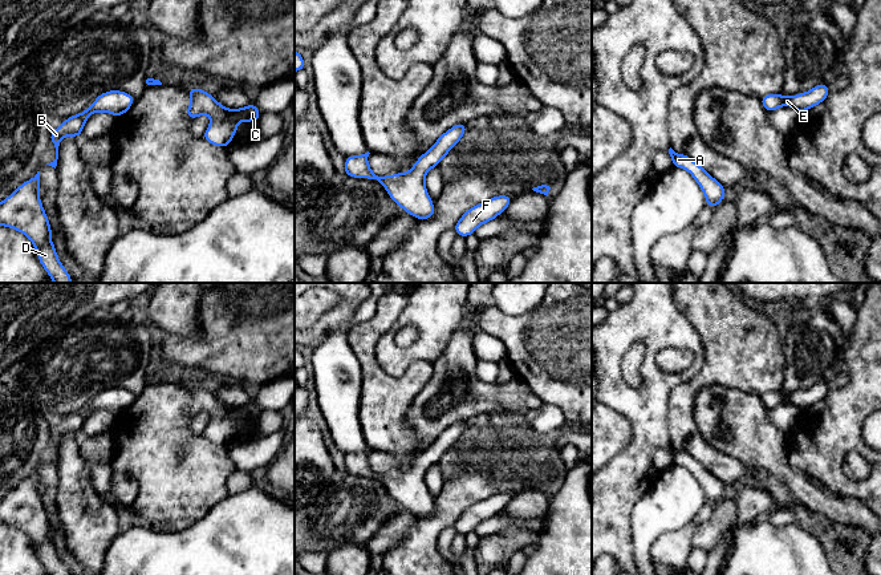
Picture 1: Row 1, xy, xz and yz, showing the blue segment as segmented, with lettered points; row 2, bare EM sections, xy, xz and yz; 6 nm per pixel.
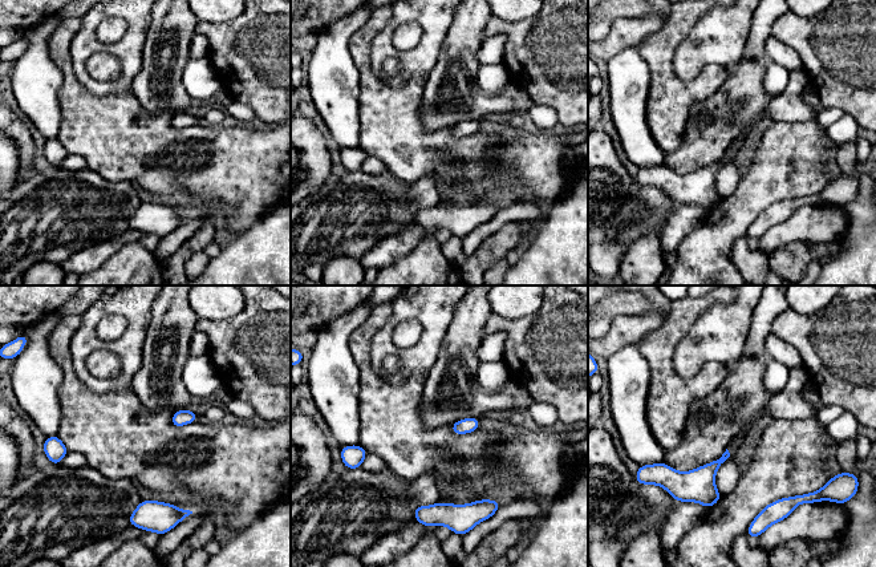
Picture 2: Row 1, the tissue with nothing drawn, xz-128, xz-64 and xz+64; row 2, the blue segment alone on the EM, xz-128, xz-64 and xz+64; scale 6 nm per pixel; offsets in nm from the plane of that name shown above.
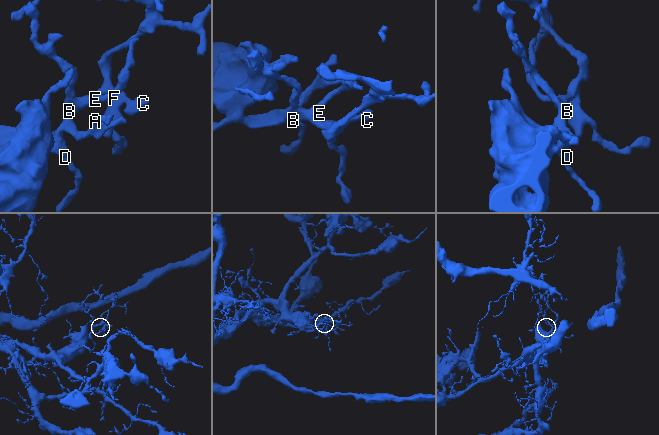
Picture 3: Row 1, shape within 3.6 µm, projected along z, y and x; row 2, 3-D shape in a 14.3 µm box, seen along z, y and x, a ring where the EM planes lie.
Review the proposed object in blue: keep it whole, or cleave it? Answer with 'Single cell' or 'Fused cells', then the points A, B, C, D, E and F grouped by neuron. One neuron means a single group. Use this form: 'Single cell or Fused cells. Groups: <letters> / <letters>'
Single cell. Groups: A B C D E F

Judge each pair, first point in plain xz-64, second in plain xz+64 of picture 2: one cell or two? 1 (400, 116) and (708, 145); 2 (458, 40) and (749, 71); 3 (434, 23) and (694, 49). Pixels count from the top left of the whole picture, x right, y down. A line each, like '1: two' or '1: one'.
1: two
2: one
3: one

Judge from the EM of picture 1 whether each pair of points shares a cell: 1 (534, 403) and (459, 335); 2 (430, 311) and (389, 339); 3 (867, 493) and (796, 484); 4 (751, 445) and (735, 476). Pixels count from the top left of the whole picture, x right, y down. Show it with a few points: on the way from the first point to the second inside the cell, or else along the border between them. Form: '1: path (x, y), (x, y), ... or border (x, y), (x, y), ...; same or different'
1: path (507, 396), (488, 396), (461, 361); same
2: path (419, 312), (407, 316), (396, 328); same
3: border (800, 469), (831, 490), (841, 495), (855, 497); different
4: border (715, 448), (739, 460), (746, 466); different

